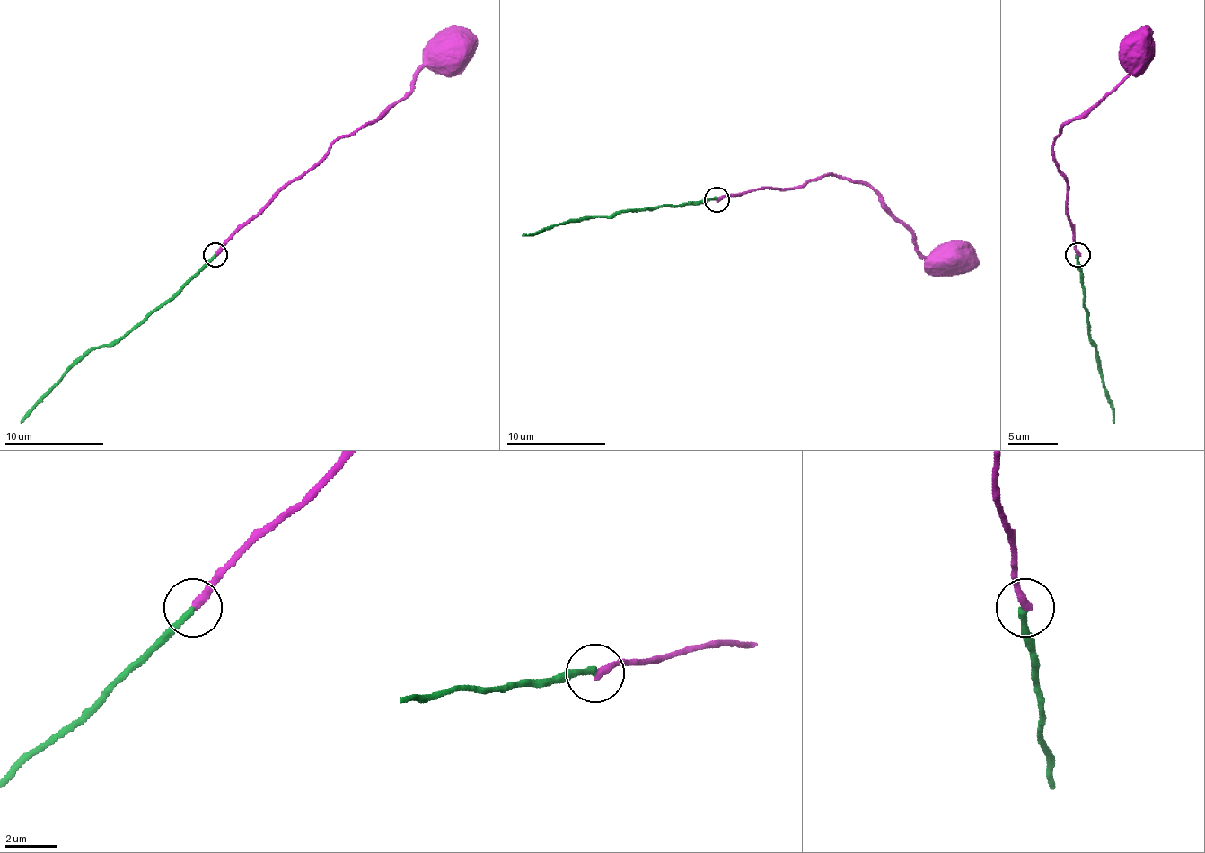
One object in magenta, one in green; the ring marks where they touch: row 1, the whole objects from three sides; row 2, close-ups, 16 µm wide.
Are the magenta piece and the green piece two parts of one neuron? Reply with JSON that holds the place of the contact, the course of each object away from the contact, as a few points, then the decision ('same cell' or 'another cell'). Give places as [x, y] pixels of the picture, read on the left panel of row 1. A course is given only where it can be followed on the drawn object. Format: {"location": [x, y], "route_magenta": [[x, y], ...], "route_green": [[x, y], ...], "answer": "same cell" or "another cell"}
{"location": [215, 254], "route_magenta": [[215, 254], [335, 142], [382, 117], [410, 90], [412, 77], [440, 39], [452, 39], [452, 48]], "route_green": [[215, 254], [138, 323], [114, 341], [93, 346], [21, 423]], "answer": "same cell"}

